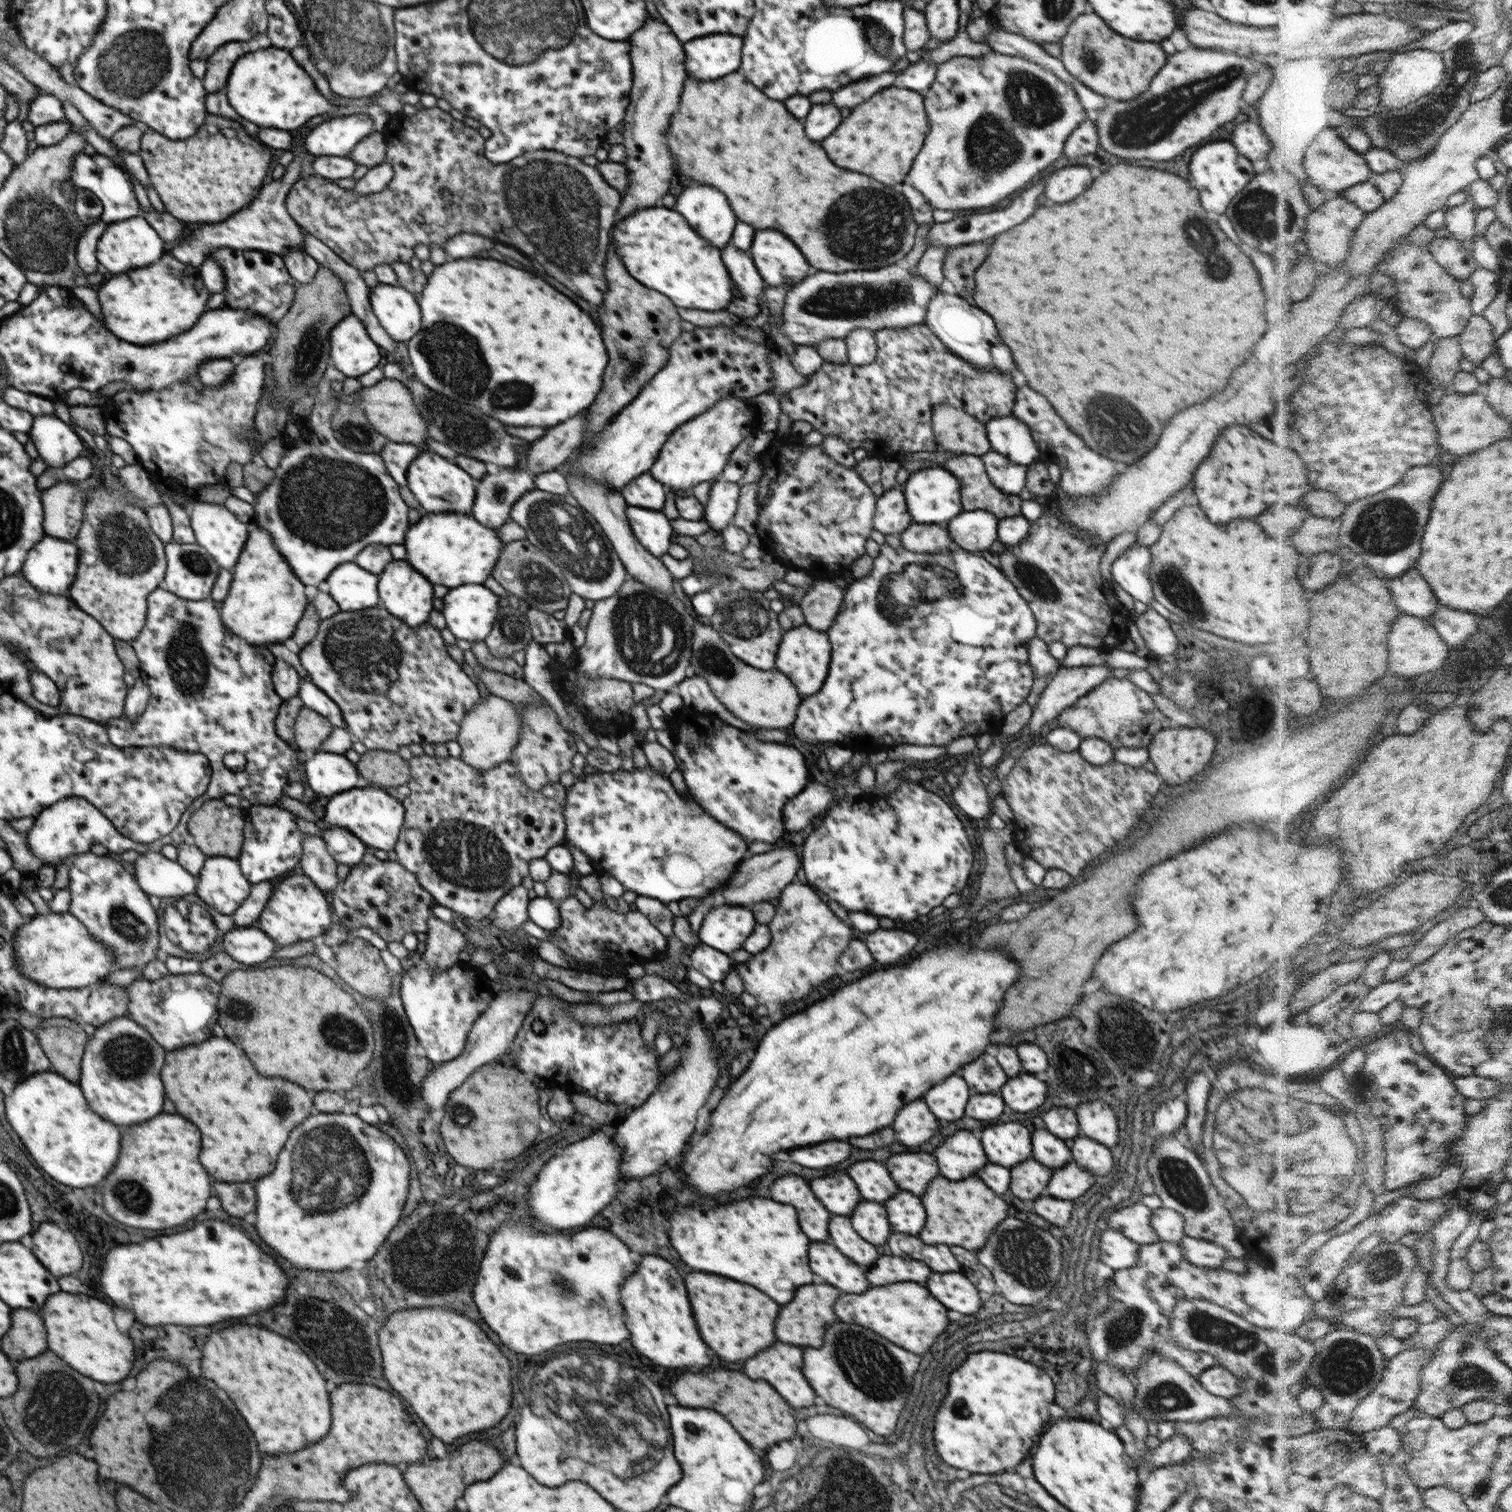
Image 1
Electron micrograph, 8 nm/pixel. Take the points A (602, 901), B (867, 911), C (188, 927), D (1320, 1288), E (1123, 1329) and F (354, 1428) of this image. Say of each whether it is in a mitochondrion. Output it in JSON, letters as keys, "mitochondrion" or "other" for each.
{"A":"other","B":"other","C":"mitochondrion","D":"other","E":"mitochondrion","F":"other"}

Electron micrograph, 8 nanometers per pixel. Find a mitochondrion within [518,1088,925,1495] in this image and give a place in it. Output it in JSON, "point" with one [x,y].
{"point":[627,1428]}

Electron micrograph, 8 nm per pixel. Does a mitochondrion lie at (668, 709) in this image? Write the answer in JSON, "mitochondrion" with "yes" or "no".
{"mitochondrion":"no"}

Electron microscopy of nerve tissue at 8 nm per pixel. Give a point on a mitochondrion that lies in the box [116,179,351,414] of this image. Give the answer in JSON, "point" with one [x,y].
{"point":[308,342]}

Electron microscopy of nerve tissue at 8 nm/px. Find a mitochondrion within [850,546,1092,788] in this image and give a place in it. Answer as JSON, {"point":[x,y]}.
{"point":[915,579]}

